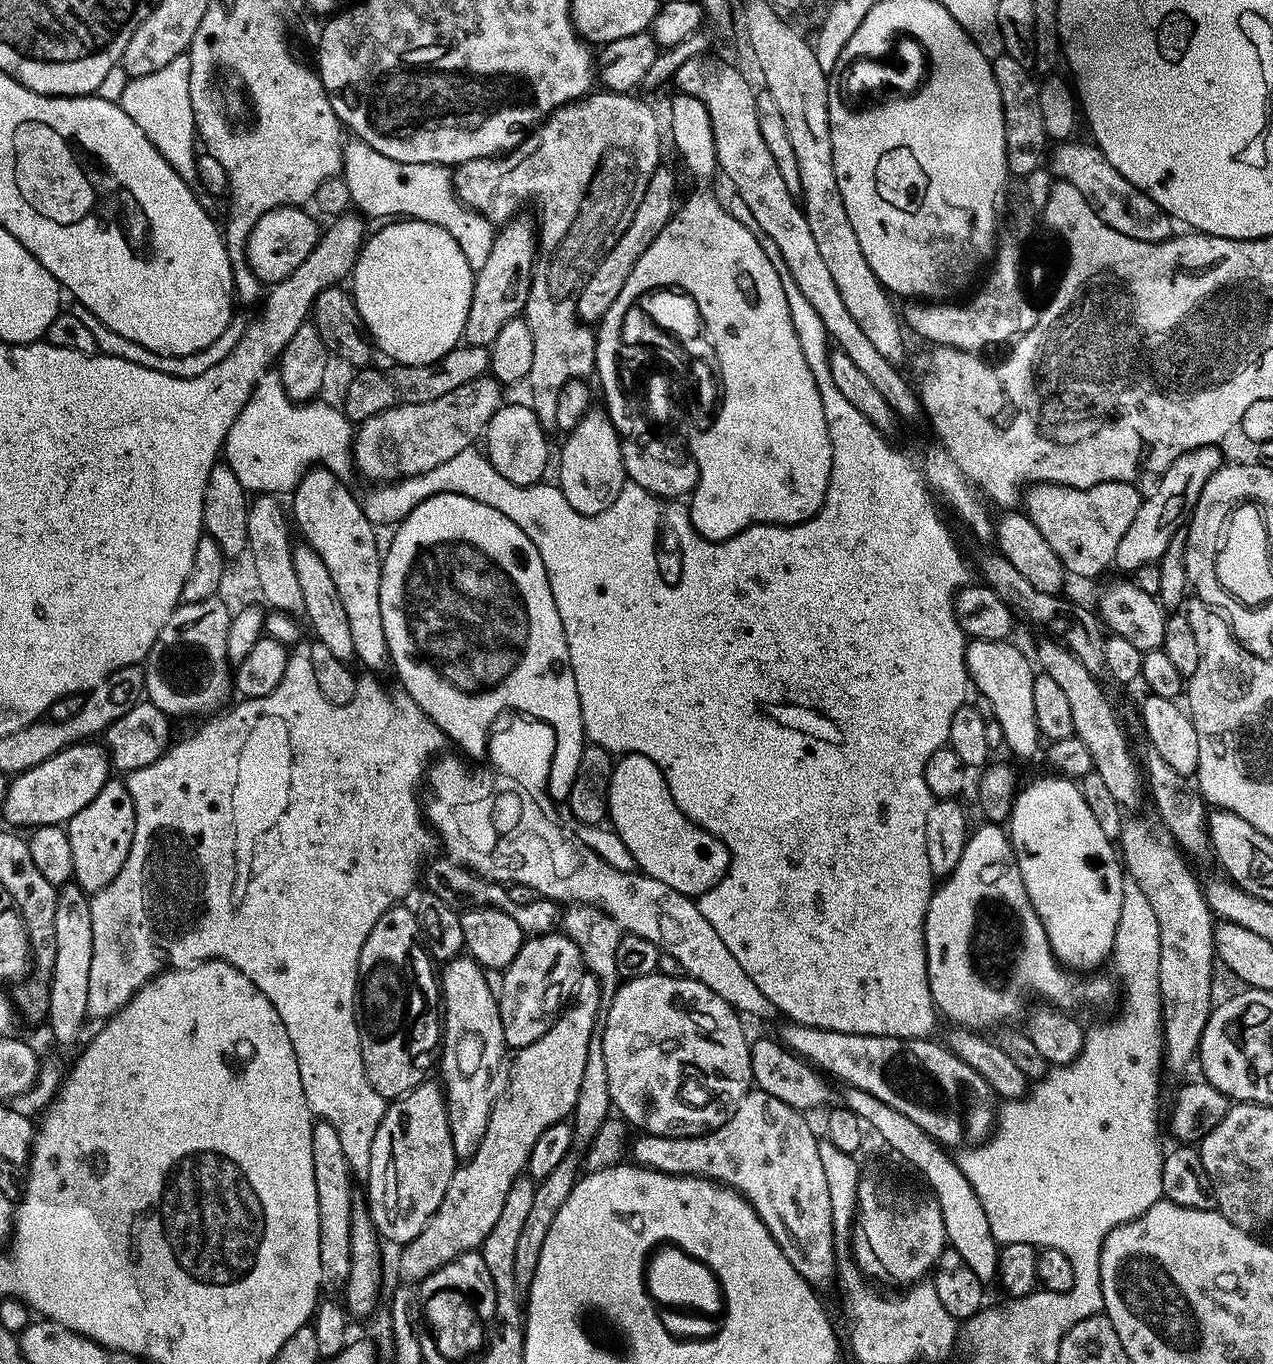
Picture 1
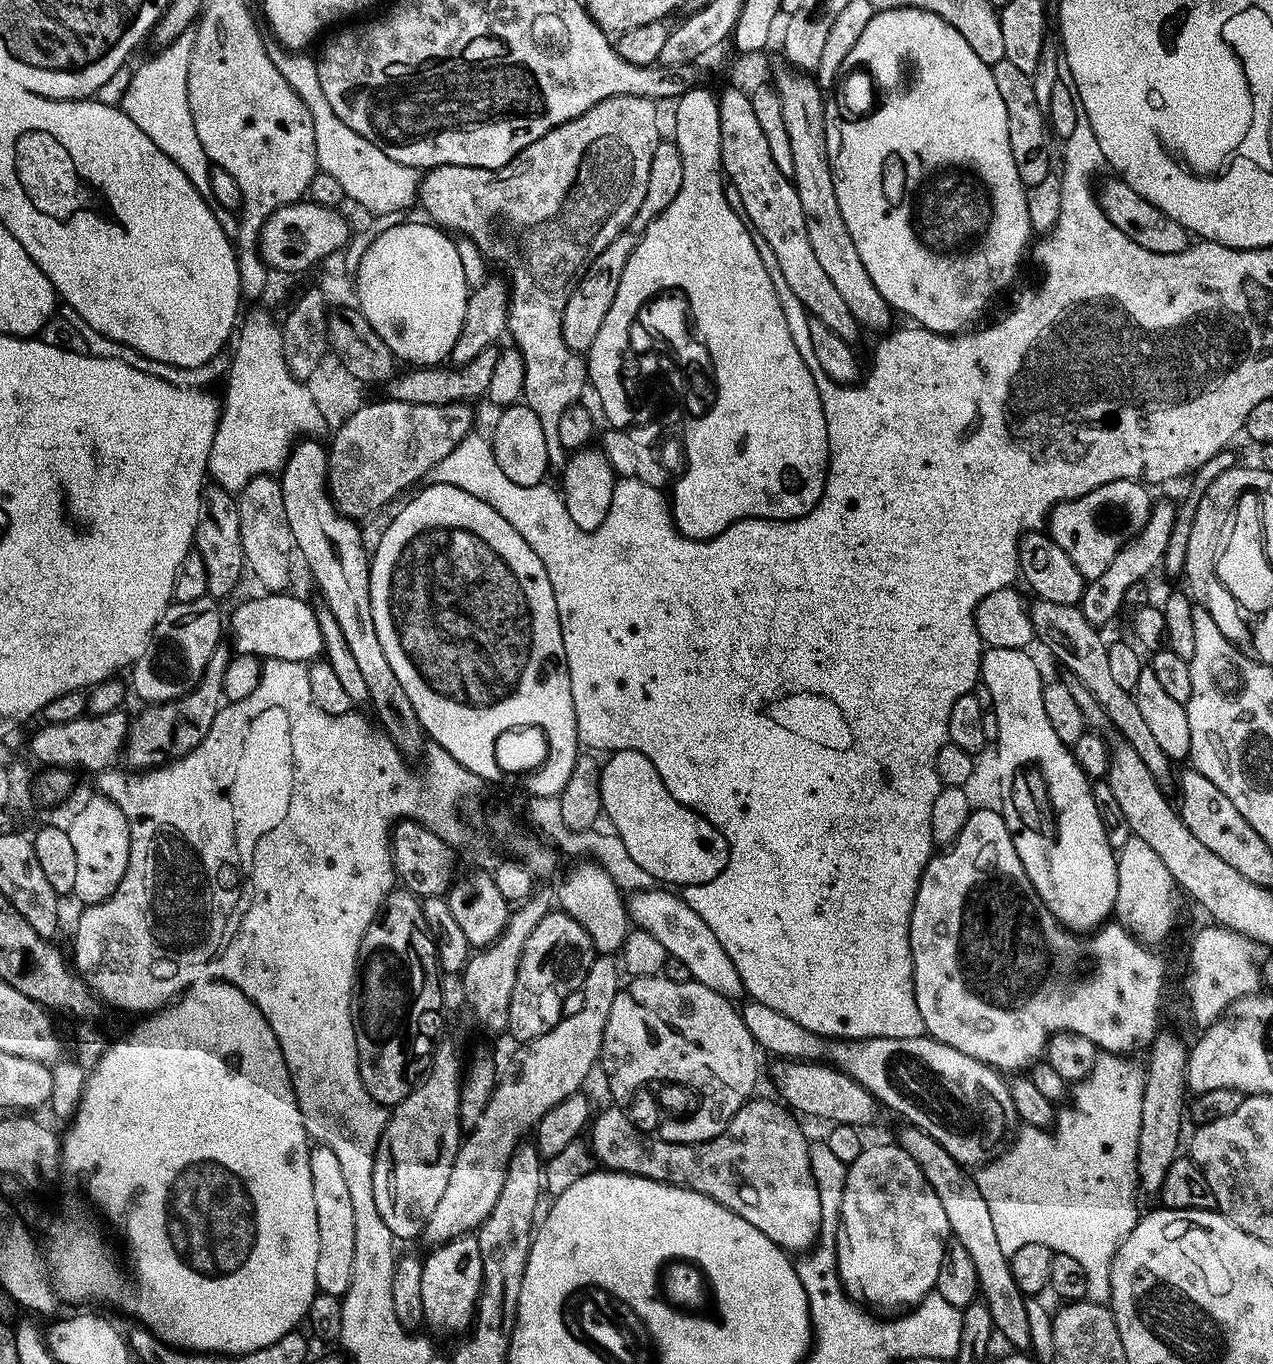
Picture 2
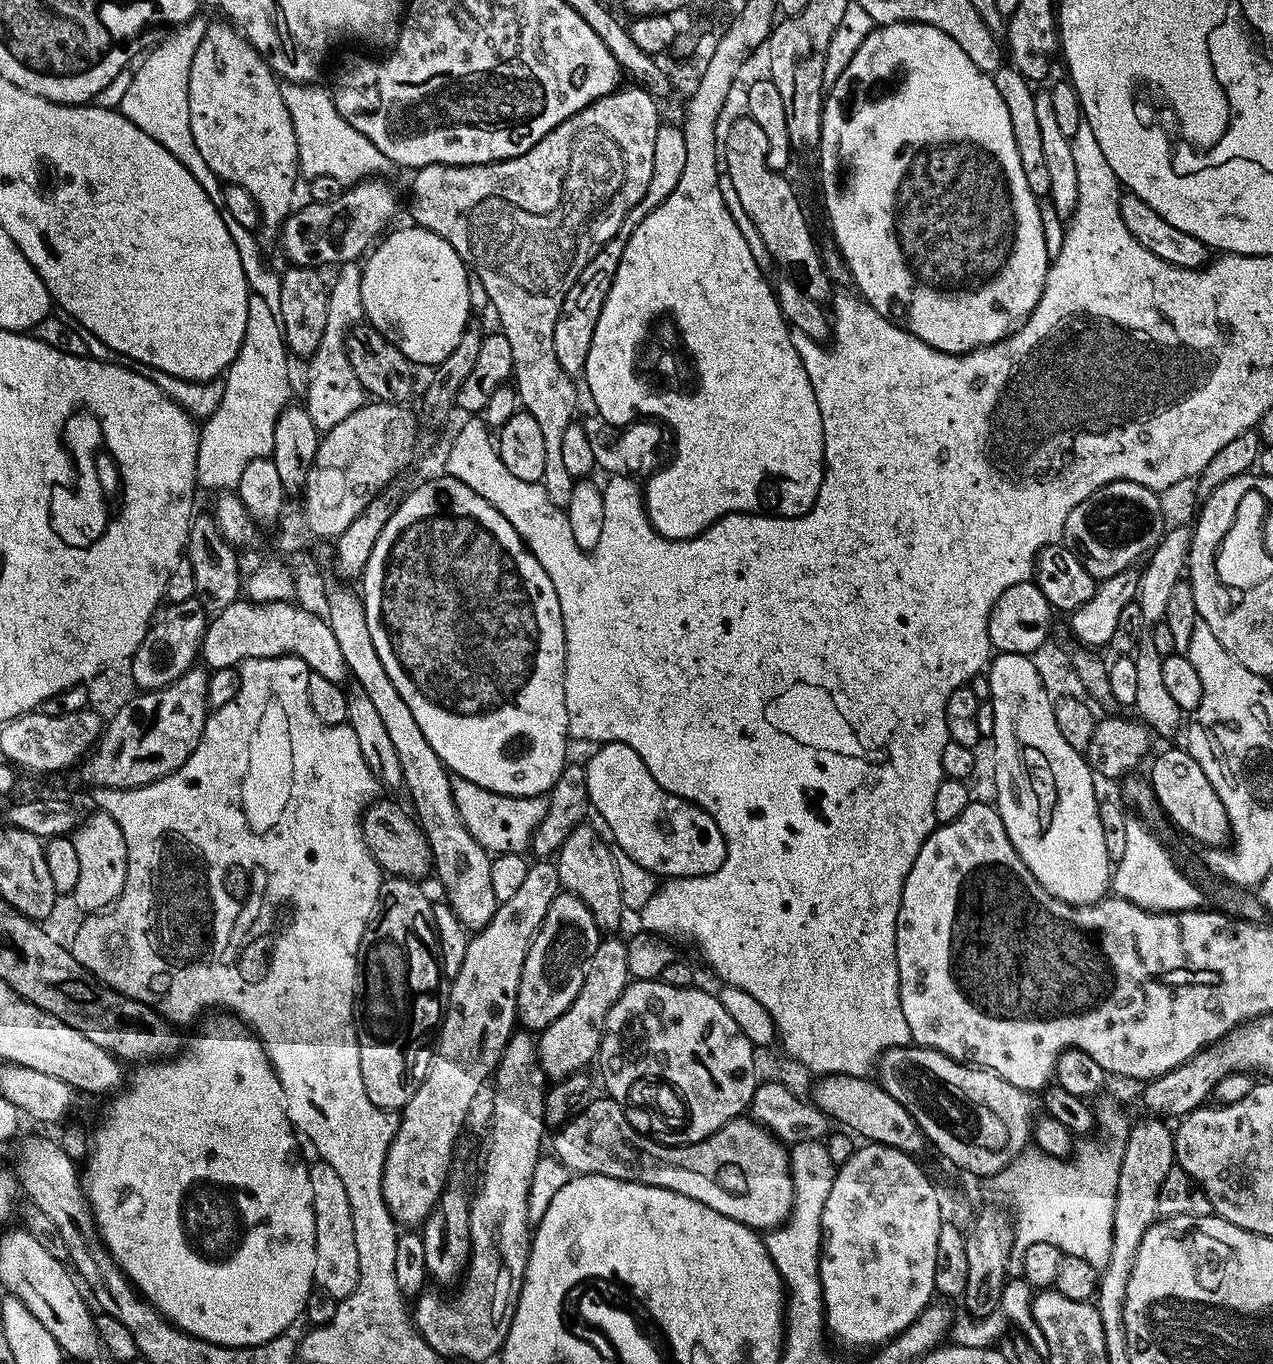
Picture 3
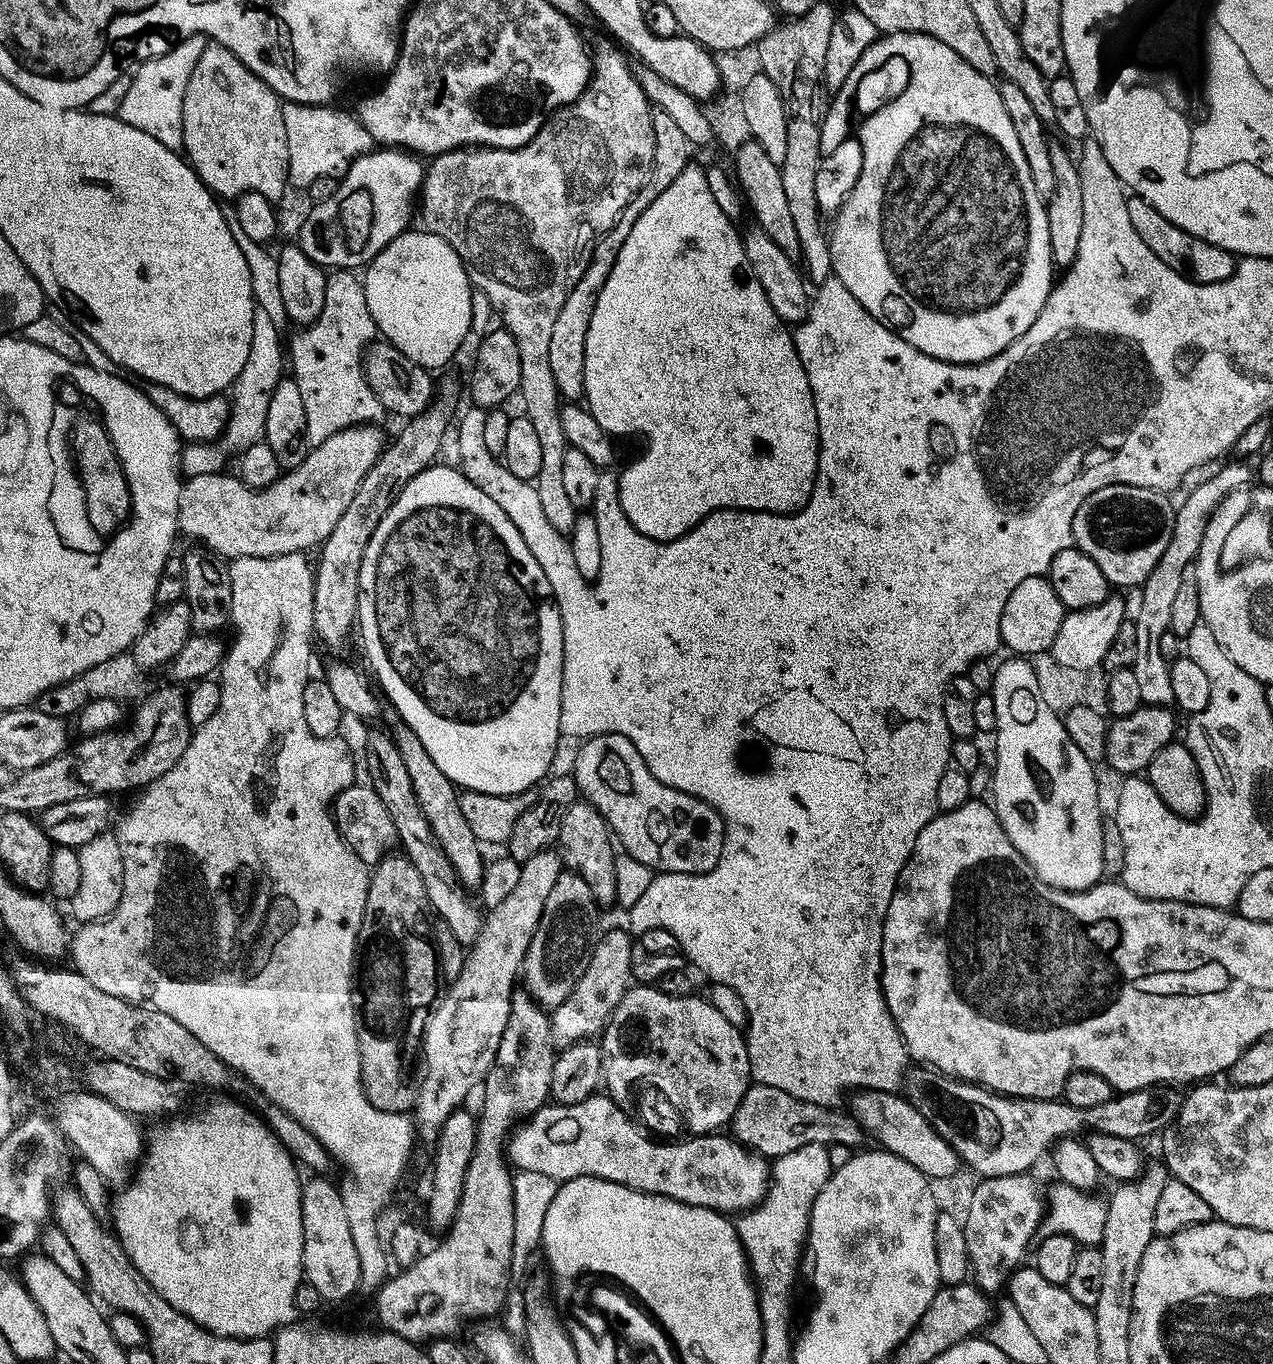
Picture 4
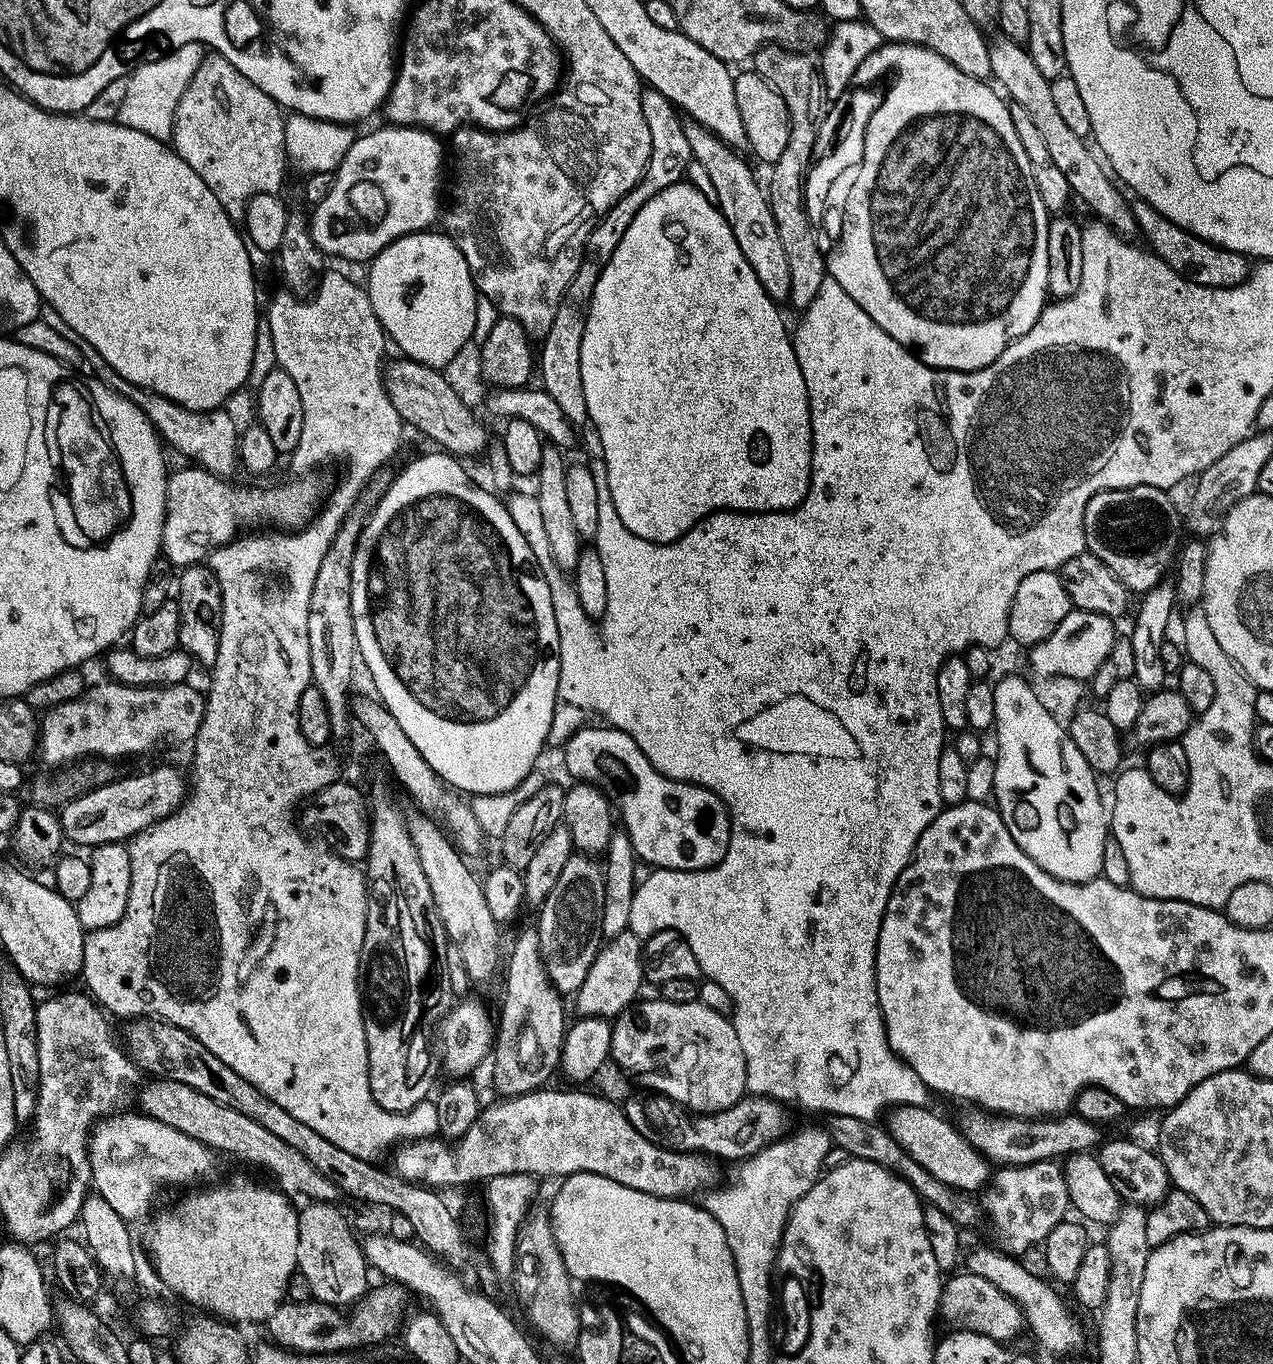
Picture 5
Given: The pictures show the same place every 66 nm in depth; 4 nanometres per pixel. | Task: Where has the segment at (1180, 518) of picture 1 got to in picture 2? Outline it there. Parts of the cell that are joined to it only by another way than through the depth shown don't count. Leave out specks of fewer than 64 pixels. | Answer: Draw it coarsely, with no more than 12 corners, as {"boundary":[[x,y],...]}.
{"boundary":[[1157,503],[1146,530],[1084,589],[1098,629],[1164,562],[1177,505]]}

